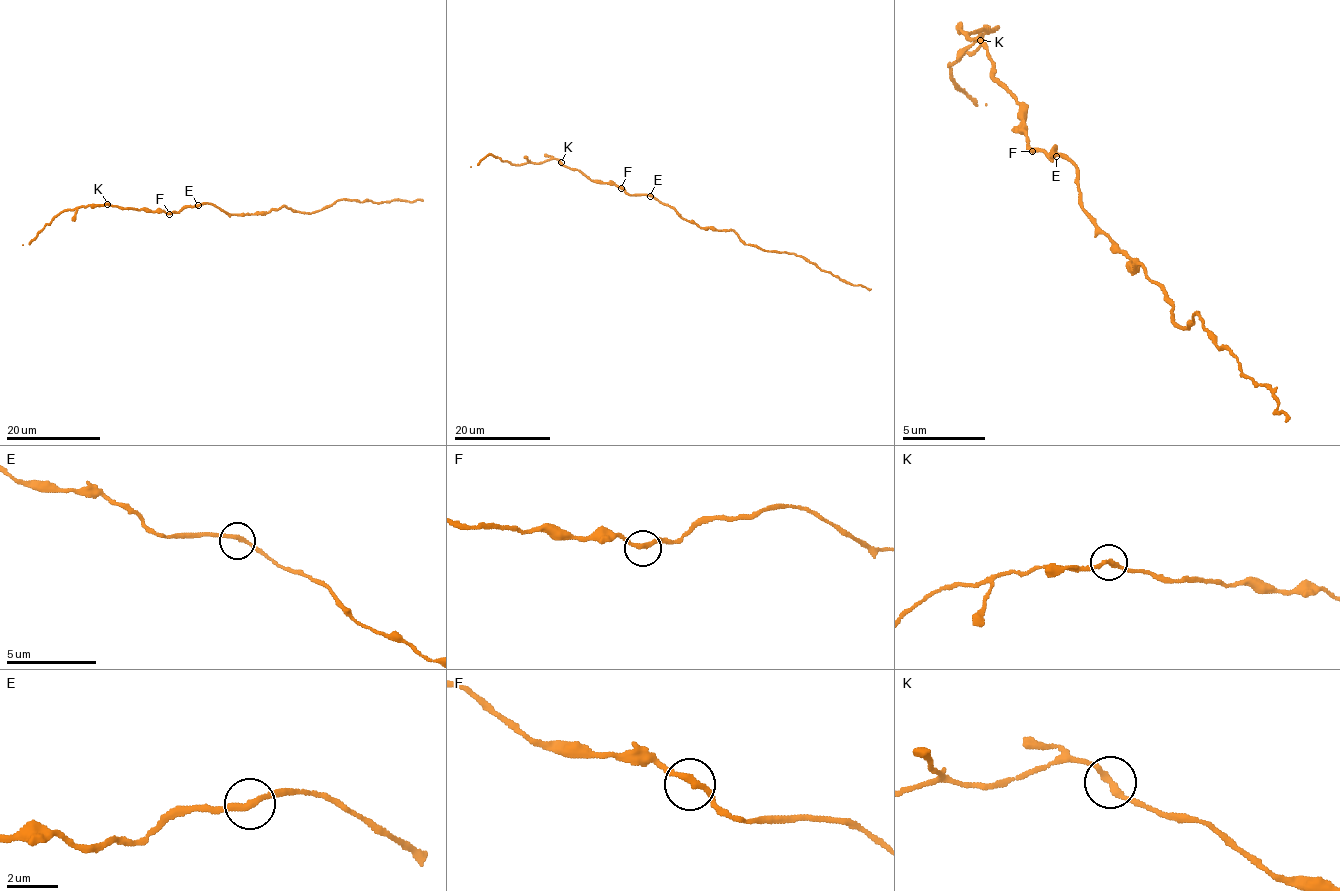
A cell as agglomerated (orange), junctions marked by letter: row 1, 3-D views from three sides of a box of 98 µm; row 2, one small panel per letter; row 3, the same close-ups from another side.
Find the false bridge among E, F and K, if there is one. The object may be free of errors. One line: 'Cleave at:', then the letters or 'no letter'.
Cleave at: no letter

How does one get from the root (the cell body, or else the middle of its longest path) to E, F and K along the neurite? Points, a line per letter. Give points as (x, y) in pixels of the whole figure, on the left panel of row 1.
E: (218, 208), (207, 203), (198, 205)
F: (218, 208), (203, 203), (184, 206), (169, 214)
K: (218, 208), (205, 203), (165, 213), (119, 208), (108, 203)

